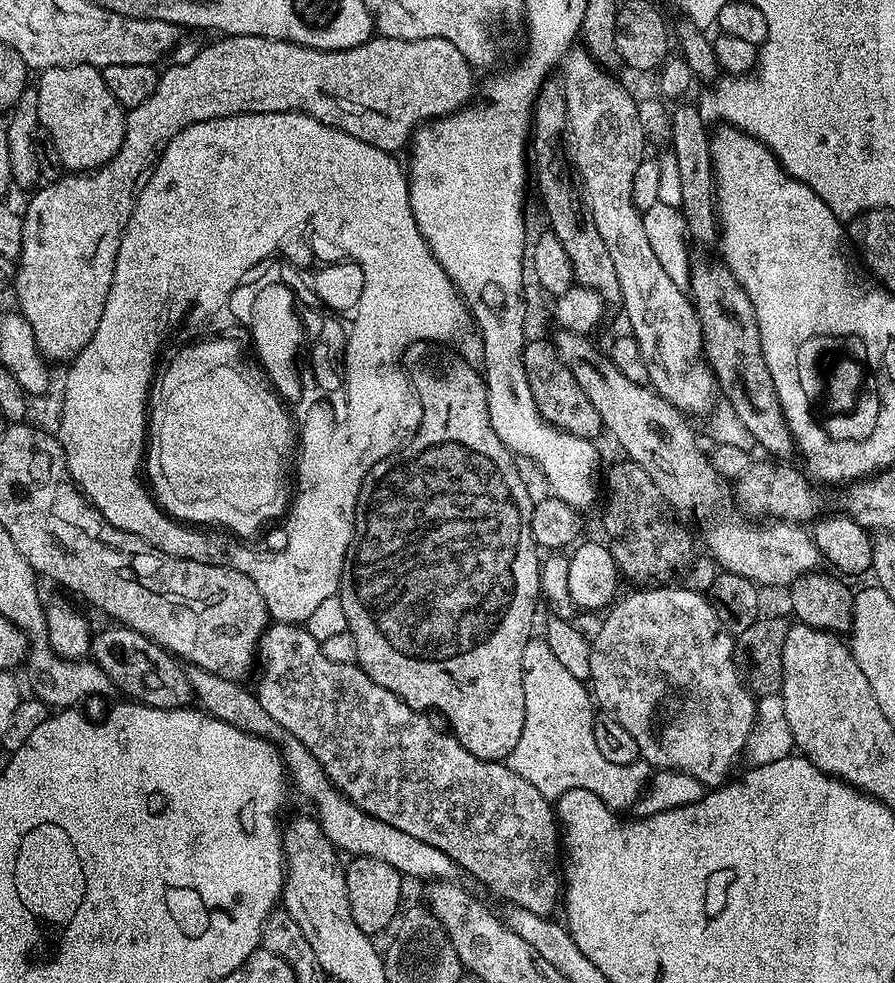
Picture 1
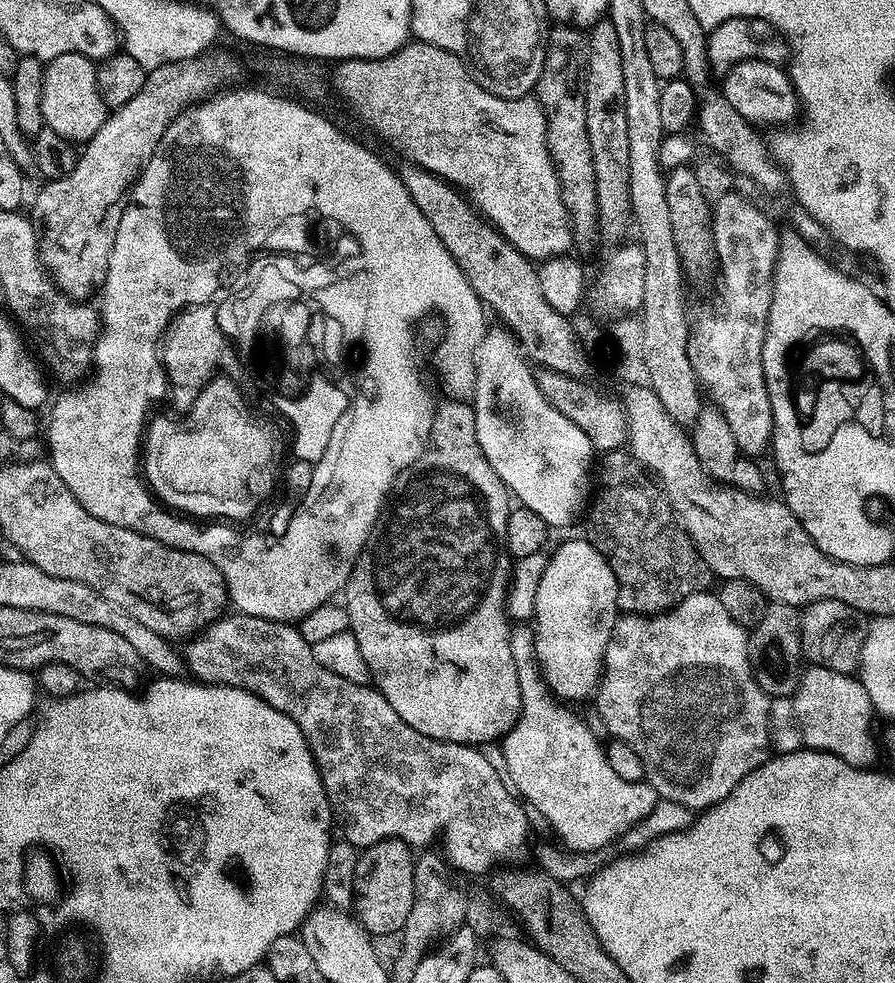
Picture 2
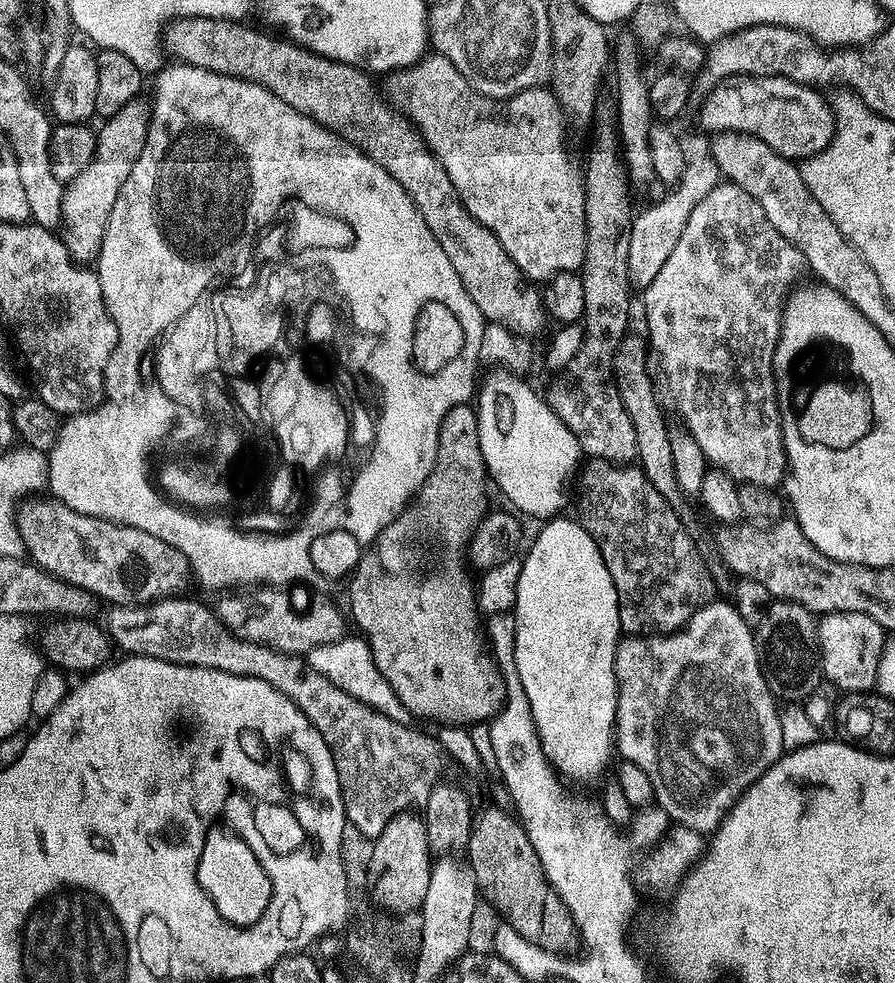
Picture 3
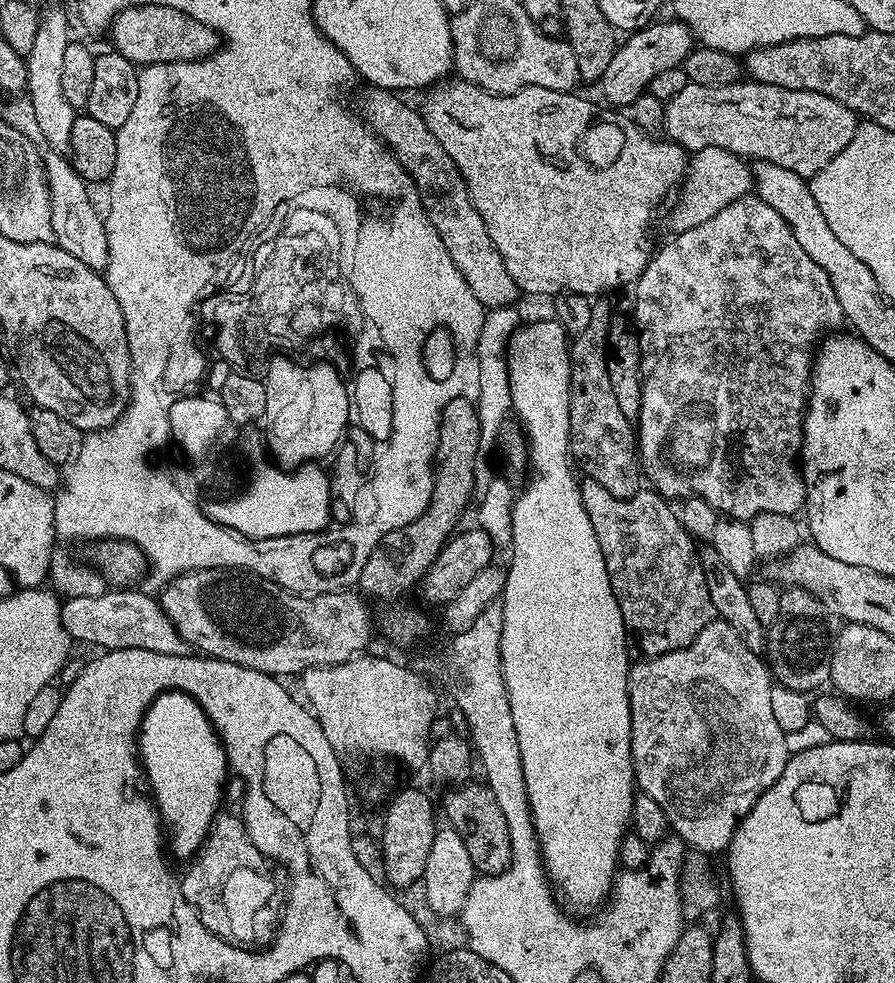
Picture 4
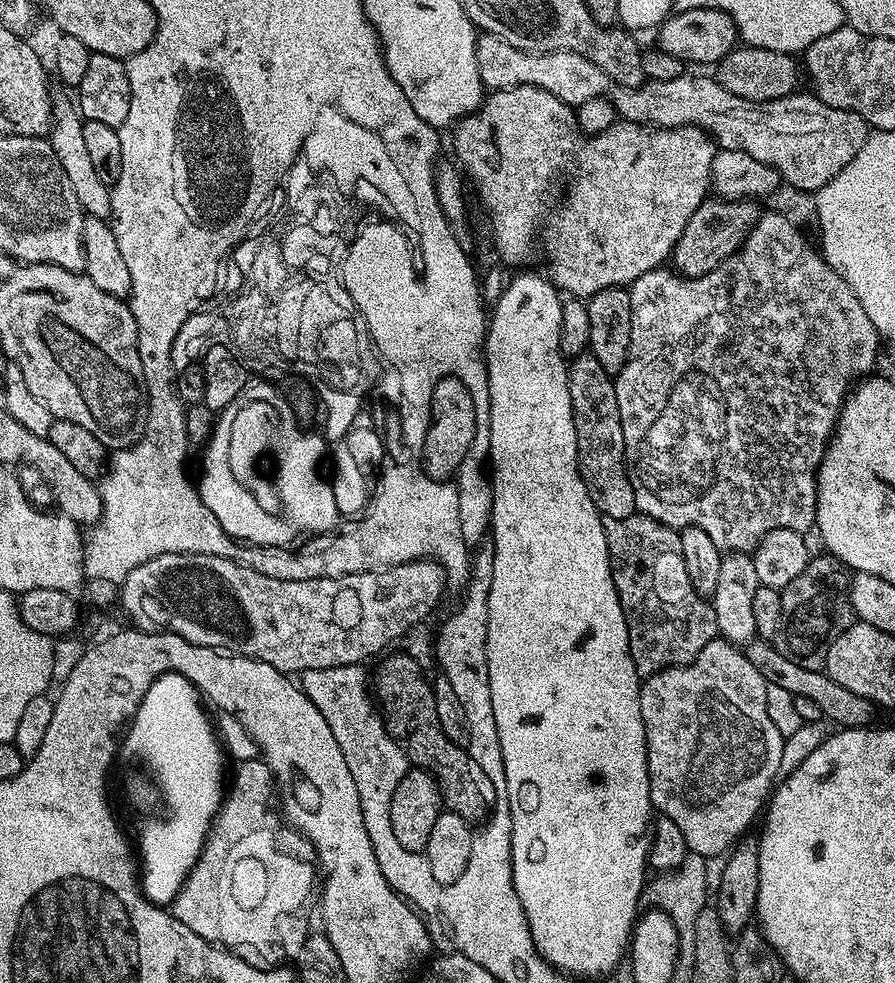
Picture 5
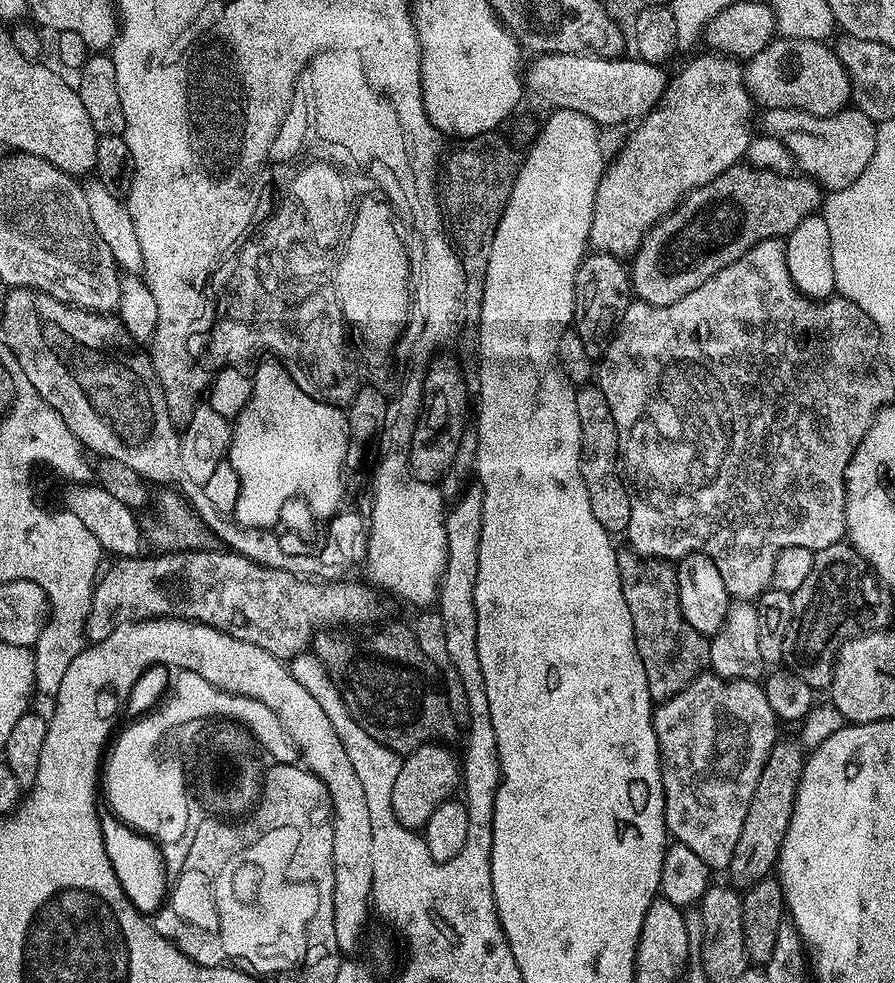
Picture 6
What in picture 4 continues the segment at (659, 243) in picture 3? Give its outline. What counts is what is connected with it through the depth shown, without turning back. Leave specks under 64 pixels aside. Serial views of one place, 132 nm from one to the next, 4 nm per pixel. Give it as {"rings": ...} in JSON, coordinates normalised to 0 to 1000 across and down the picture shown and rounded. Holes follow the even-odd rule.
{"rings":[[[789,149],[789,153],[772,156],[769,173],[758,192],[760,200],[746,220],[746,228],[752,237],[765,236],[777,228],[790,226],[798,222],[802,214],[816,210],[816,205],[825,205],[825,201],[837,198],[841,194],[840,173],[830,159],[822,159],[807,149]]]}

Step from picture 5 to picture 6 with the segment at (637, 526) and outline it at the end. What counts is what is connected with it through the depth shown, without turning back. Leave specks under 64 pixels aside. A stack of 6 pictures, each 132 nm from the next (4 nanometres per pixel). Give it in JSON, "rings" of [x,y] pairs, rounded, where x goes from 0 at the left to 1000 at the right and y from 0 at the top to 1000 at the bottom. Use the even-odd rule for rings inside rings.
{"rings":[[[702,555],[689,561],[688,571],[695,604],[699,608],[699,616],[704,616],[708,649],[722,682],[726,706],[733,714],[747,712],[771,698],[771,694],[775,694],[775,690],[792,679],[792,648],[785,647],[775,641],[775,637],[771,637],[771,633],[766,633],[760,615],[755,580],[747,571],[717,567]]]}

